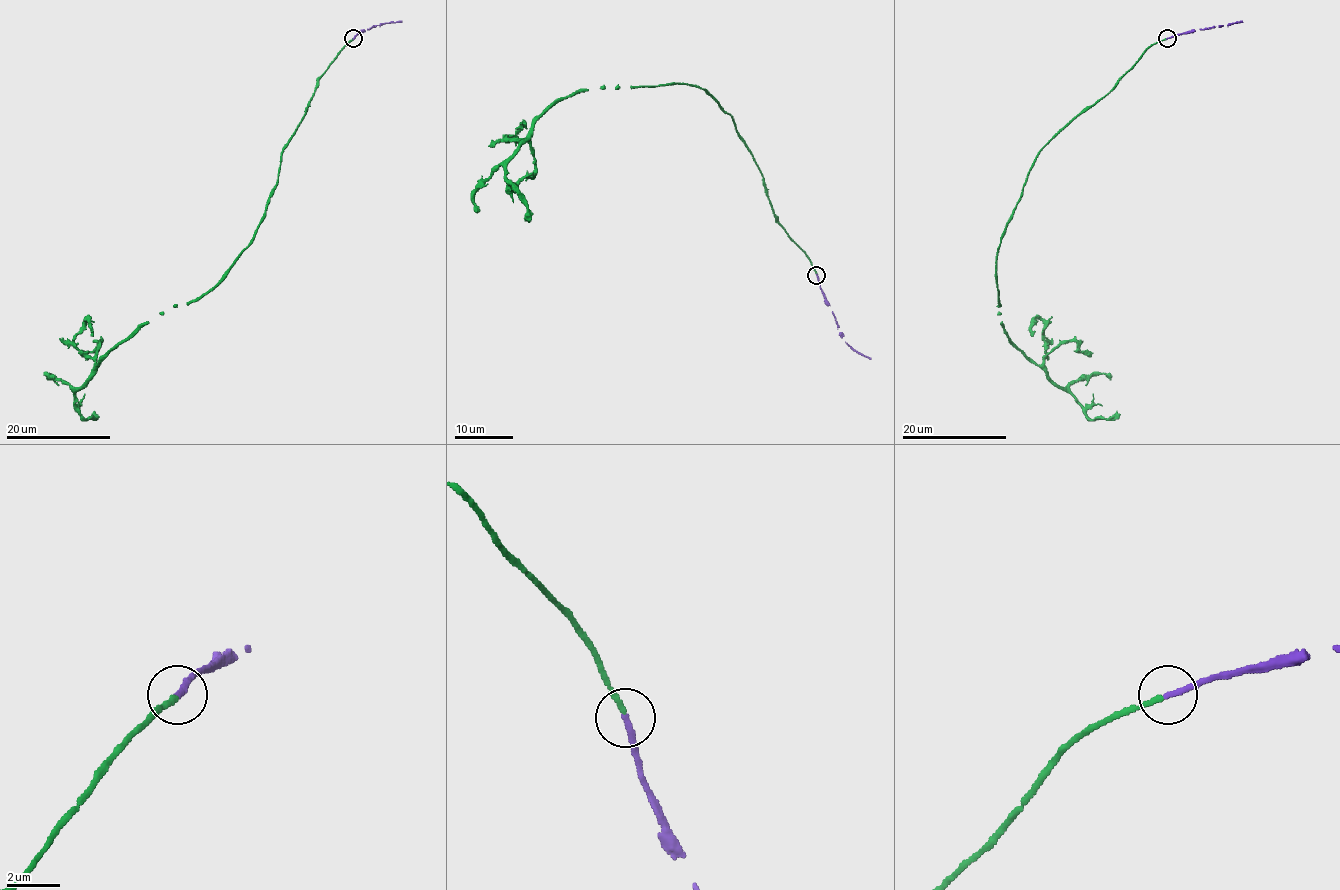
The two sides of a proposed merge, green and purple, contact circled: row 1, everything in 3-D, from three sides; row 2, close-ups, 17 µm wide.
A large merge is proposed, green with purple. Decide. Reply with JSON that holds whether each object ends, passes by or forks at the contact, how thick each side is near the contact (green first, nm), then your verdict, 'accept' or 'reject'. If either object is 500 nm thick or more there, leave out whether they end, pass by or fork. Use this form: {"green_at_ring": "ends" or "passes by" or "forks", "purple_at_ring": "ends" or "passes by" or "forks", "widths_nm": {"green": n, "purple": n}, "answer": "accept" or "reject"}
{"green_at_ring": "ends", "purple_at_ring": "ends", "widths_nm": {"green": 190, "purple": 240}, "answer": "accept"}

